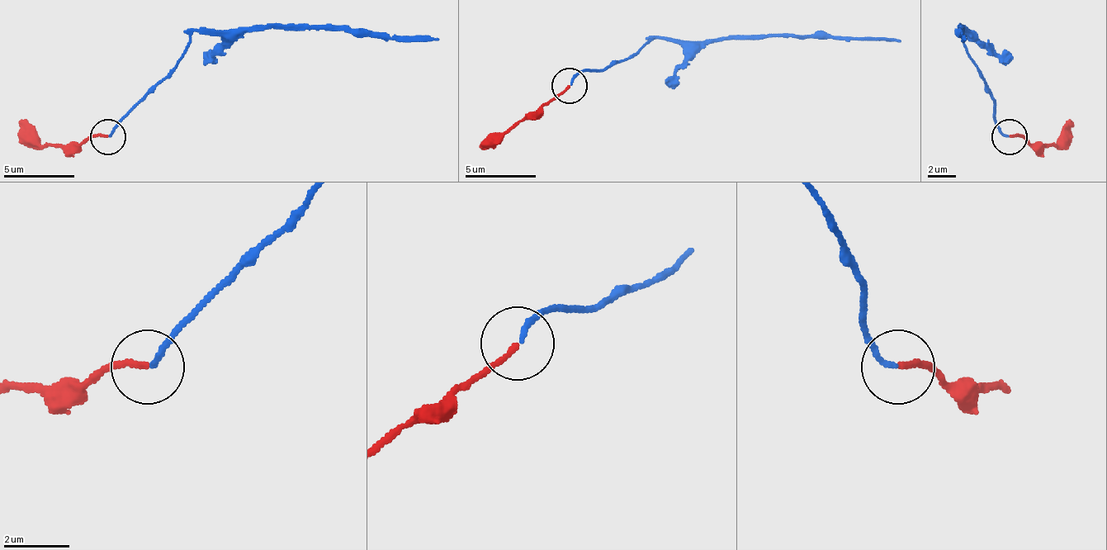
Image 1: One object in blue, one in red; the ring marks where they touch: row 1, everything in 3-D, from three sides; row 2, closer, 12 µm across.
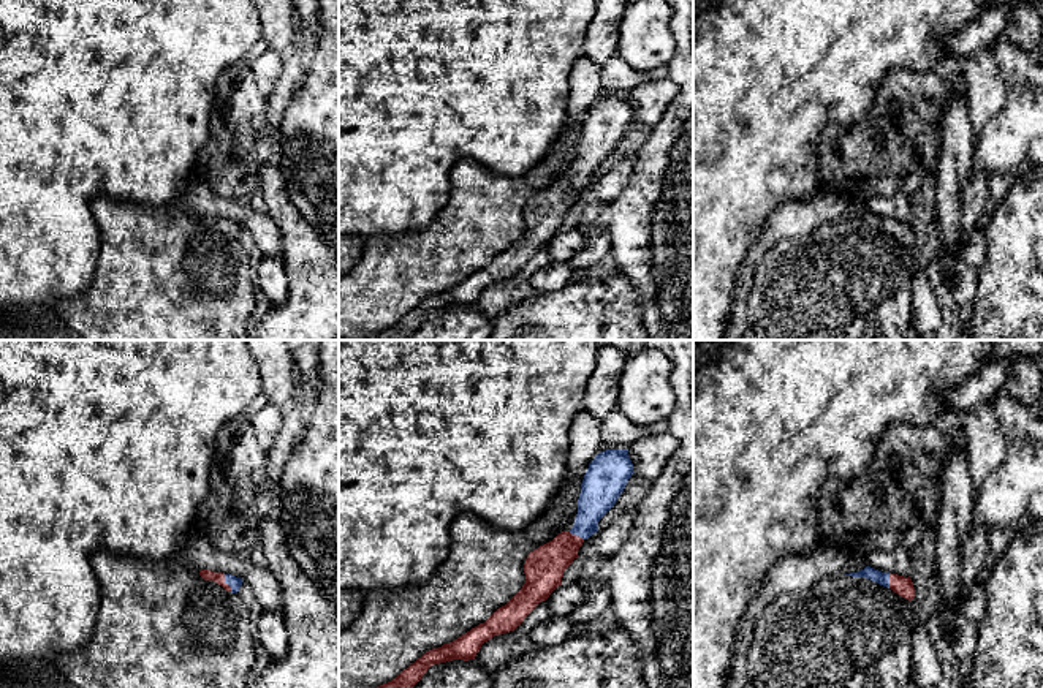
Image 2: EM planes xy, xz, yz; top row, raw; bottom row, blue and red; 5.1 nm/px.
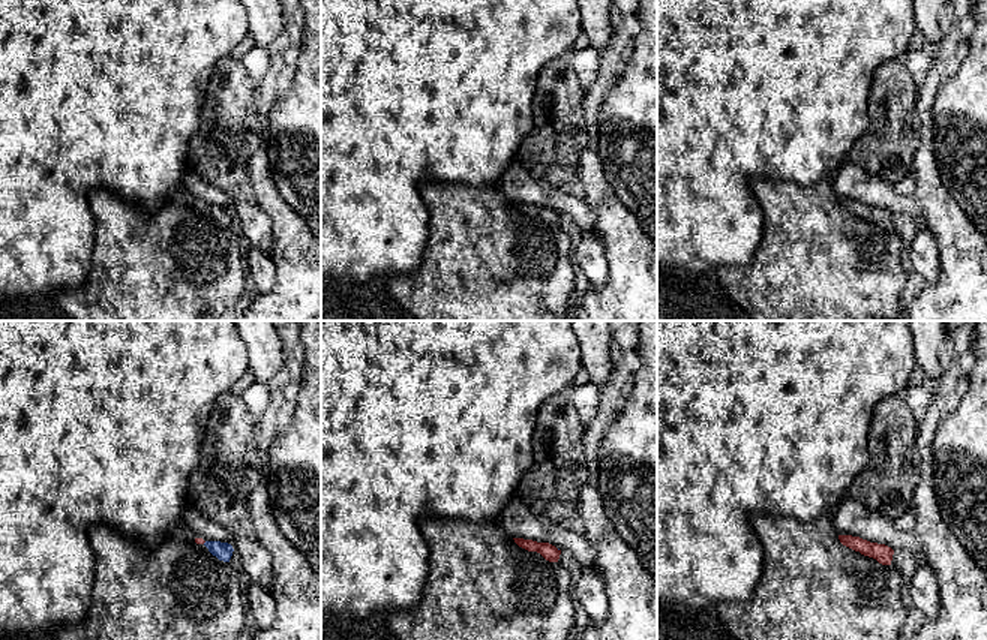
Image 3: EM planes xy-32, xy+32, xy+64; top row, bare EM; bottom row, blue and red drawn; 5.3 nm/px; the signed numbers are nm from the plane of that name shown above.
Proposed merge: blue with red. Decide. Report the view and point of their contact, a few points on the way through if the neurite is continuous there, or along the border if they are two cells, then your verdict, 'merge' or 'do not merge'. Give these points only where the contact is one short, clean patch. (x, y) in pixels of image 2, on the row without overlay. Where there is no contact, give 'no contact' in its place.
meets blue in xy at (227, 228); runs through xy (235, 228), (227, 228), (206, 220); merge

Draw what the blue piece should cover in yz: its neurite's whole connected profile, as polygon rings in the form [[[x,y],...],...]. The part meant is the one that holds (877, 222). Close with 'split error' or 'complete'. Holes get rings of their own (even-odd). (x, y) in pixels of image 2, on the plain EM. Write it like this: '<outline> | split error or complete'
[[[866,212],[864,215],[861,215],[858,218],[850,218],[845,221],[870,225],[872,228],[877,228],[883,232],[891,234],[894,239],[897,239],[899,242],[902,242],[908,247],[912,247],[915,244],[915,232],[913,232],[910,221],[904,223],[904,221],[897,221],[897,220],[882,218],[870,212]]] | split error

